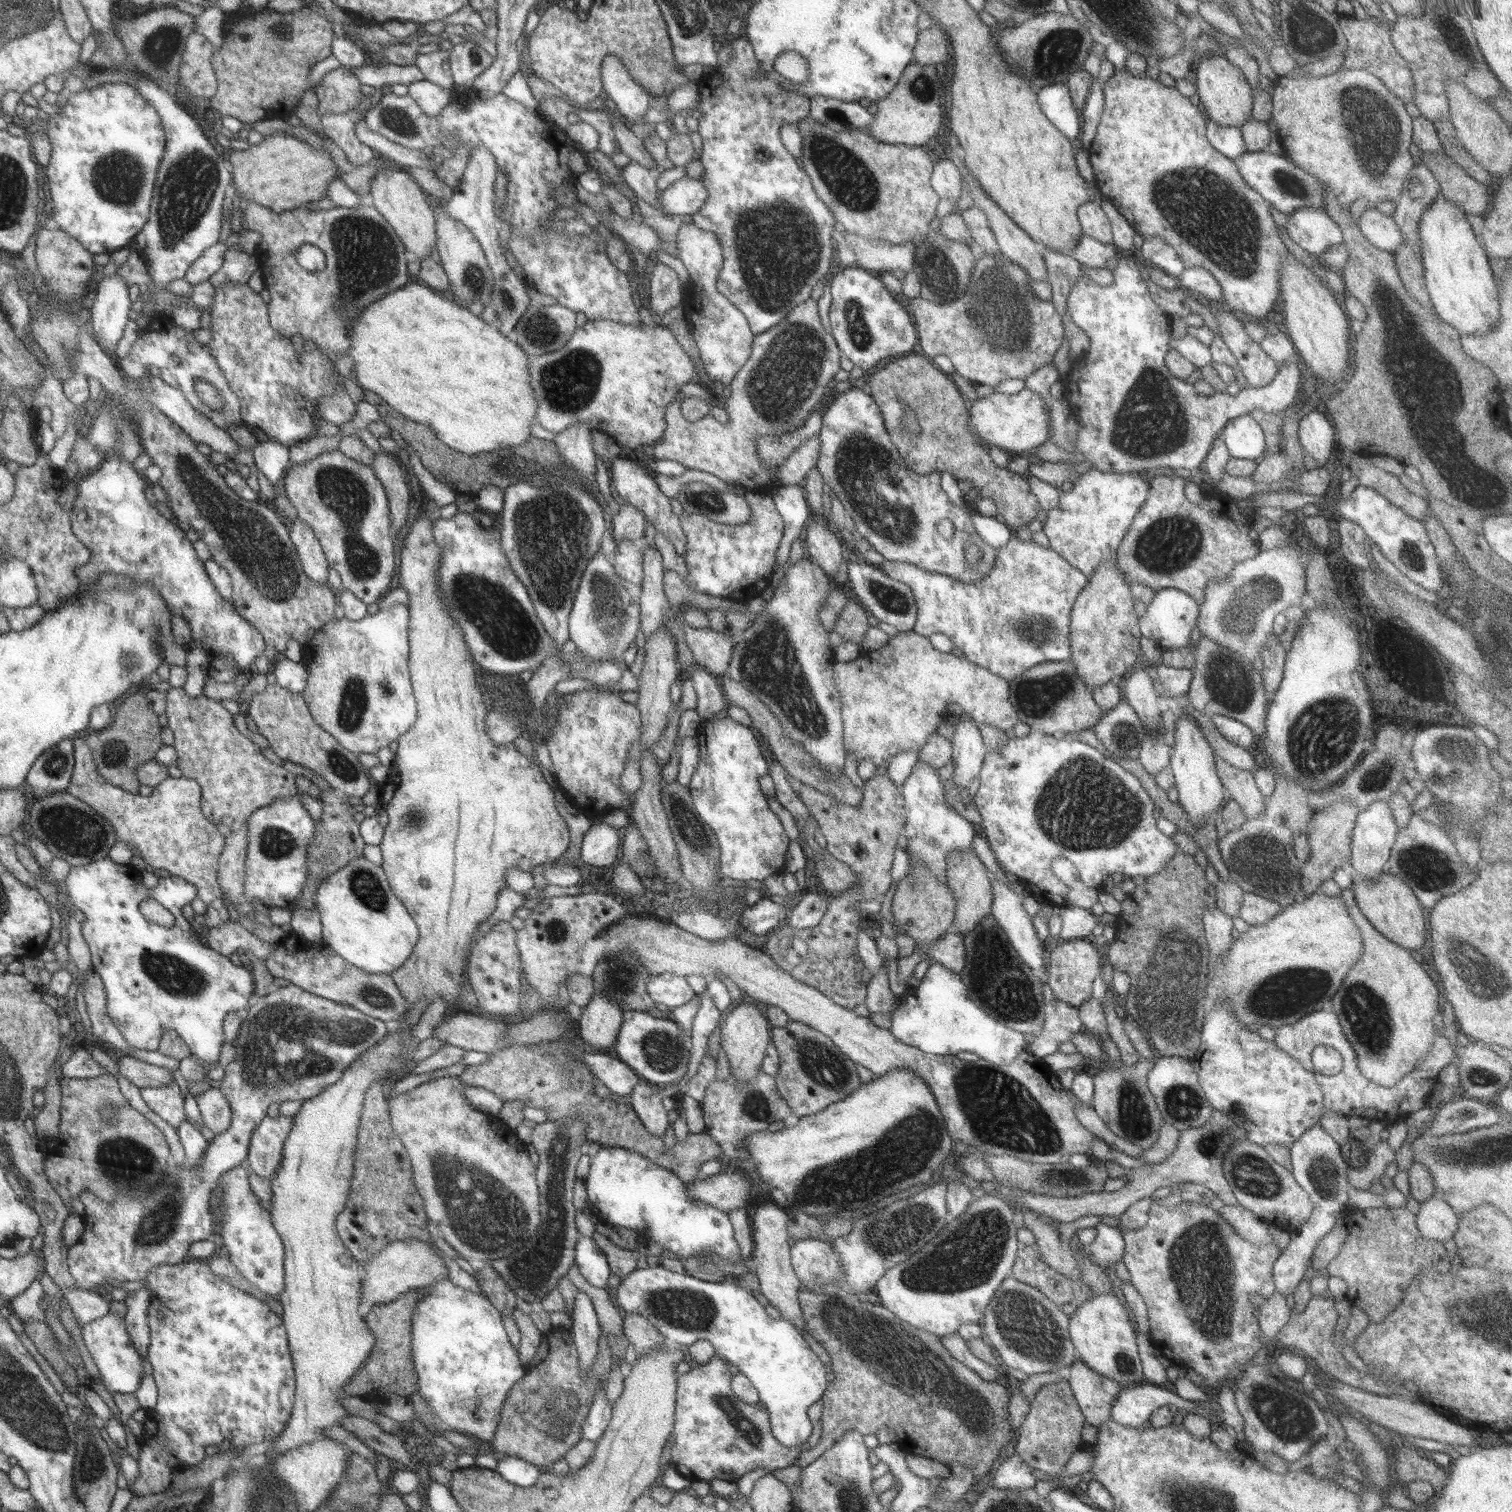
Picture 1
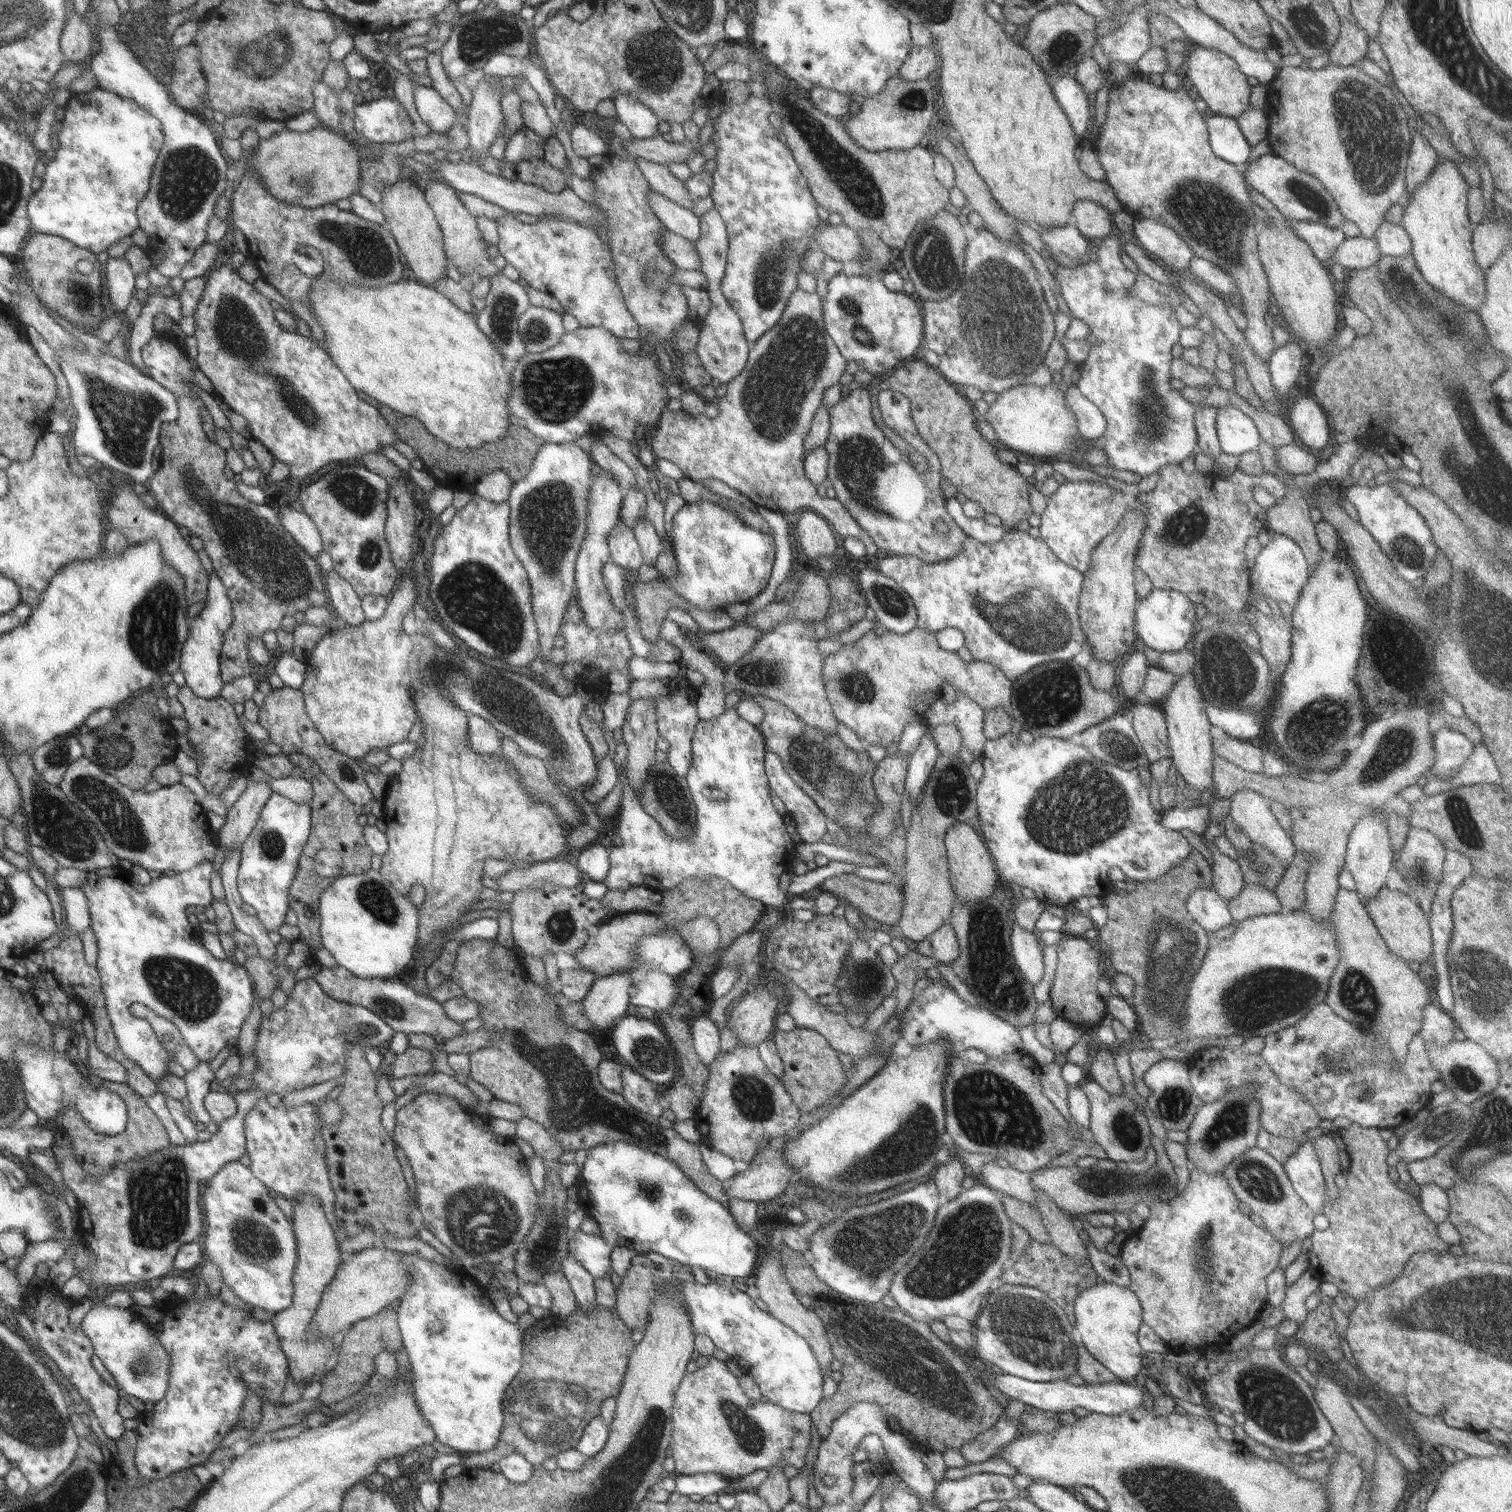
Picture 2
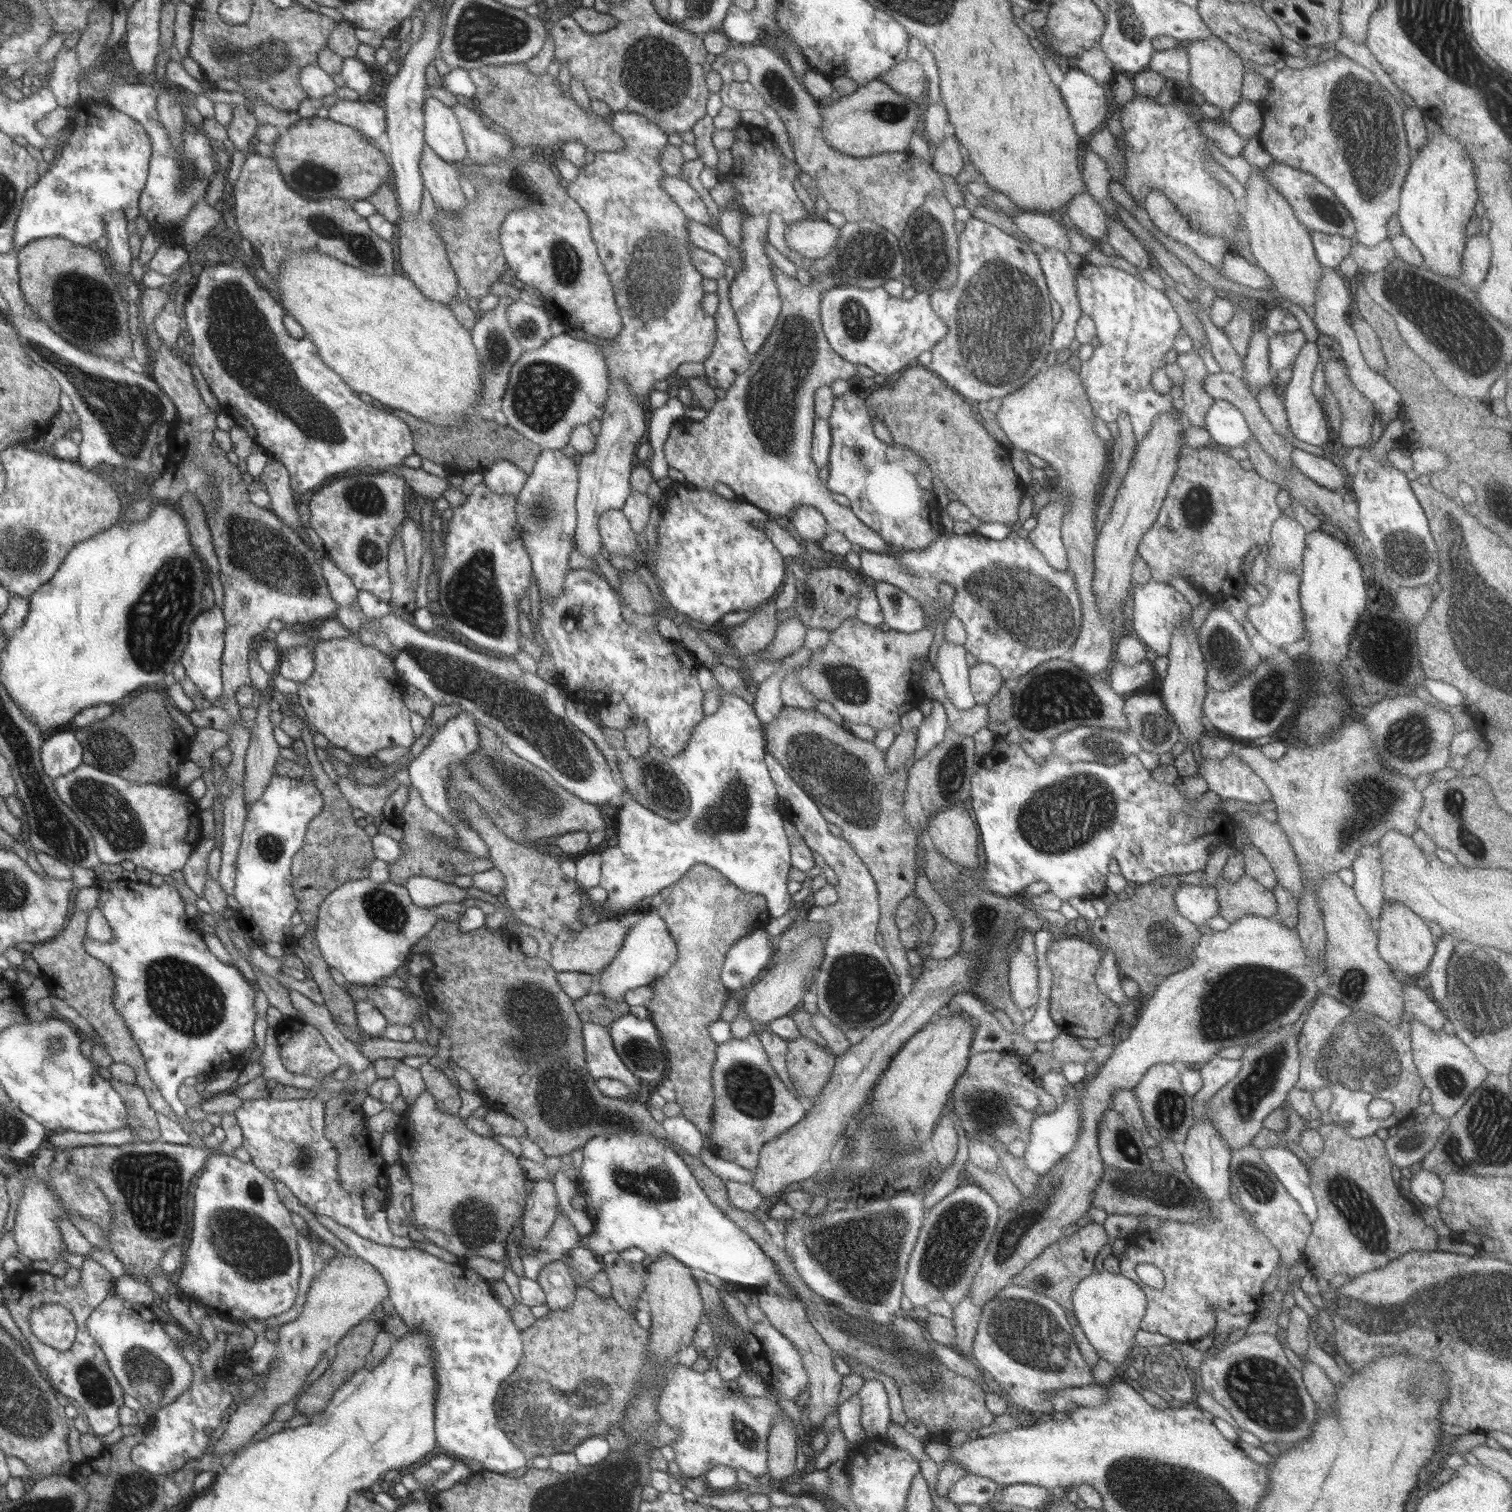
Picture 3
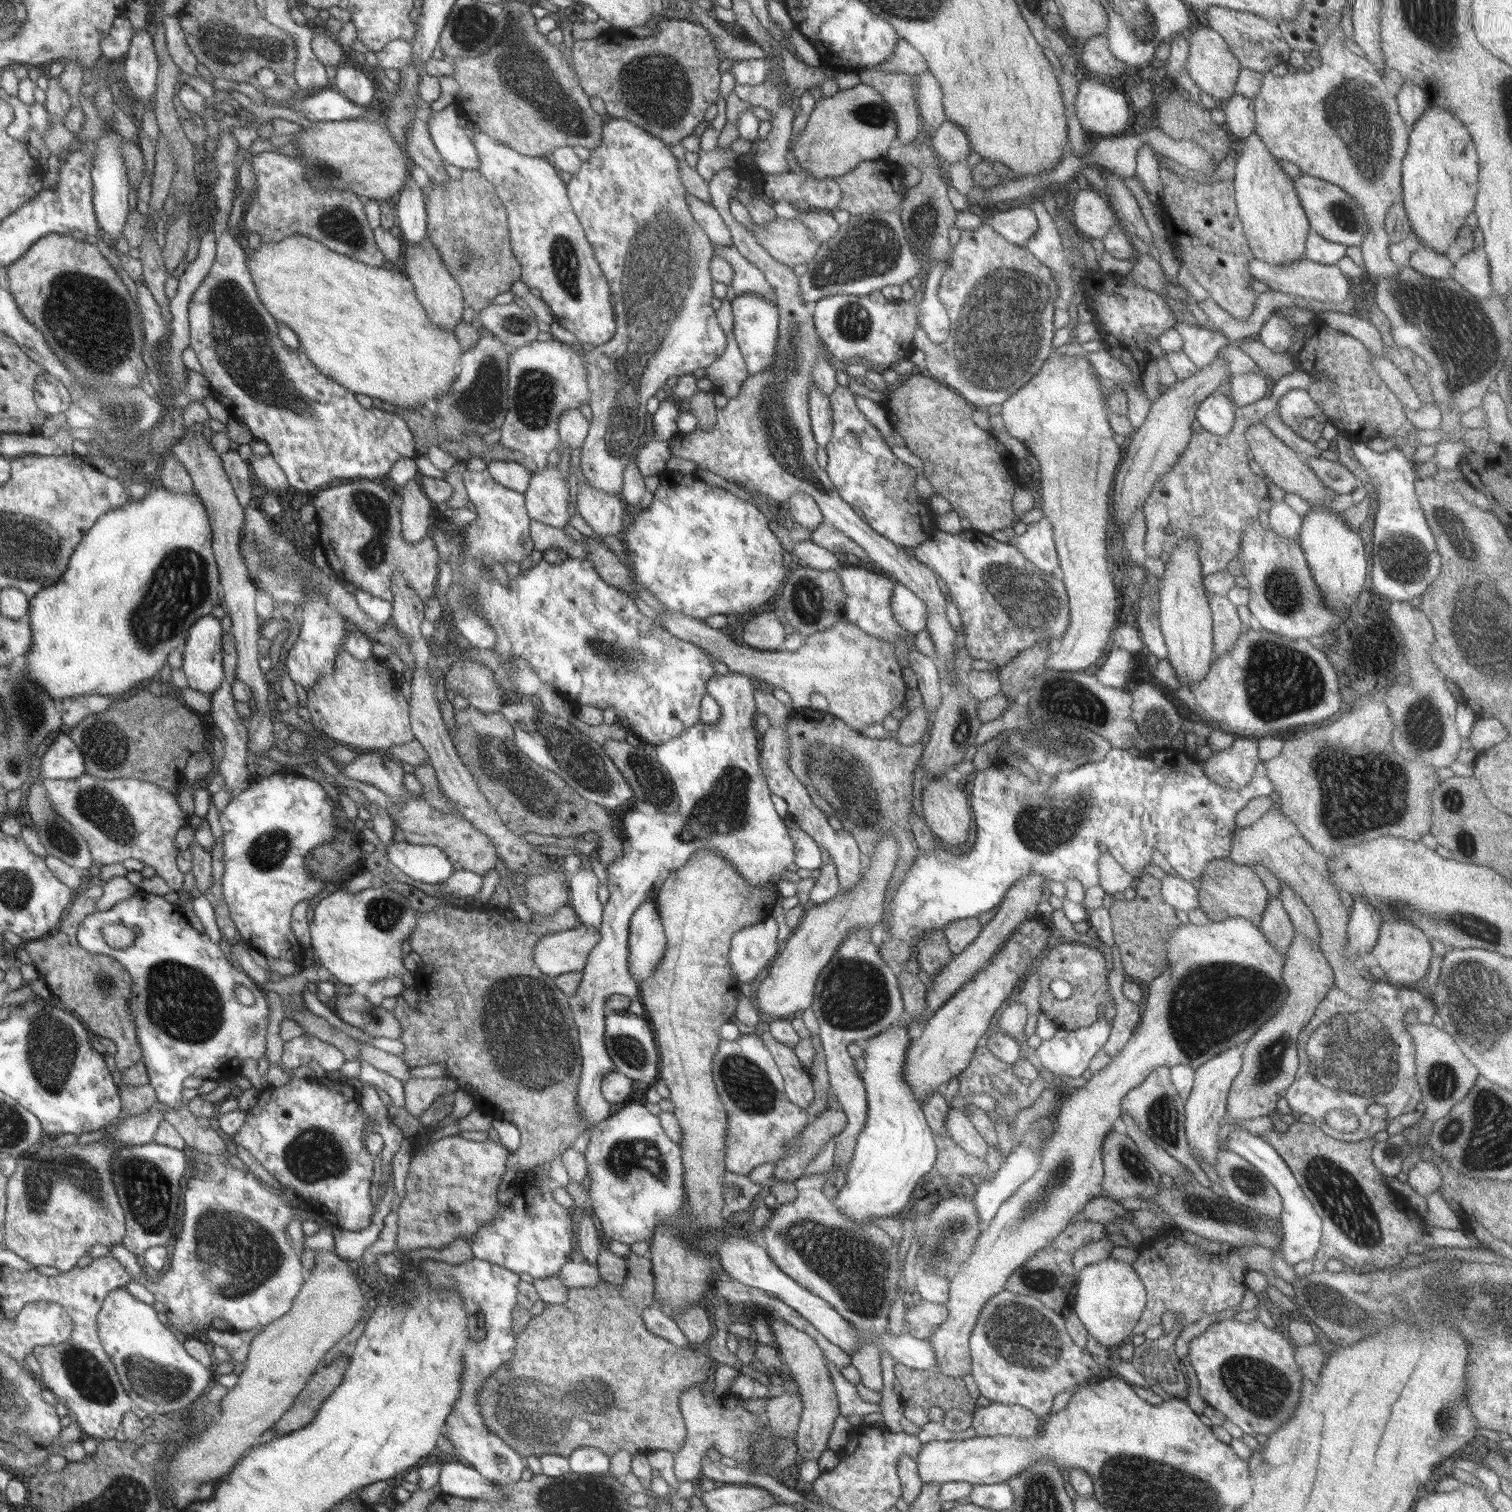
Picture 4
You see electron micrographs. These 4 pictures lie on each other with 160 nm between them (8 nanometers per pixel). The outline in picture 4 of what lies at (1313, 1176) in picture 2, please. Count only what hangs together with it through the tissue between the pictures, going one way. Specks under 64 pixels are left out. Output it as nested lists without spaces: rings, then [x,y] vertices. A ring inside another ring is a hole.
[[[1243,1126],[1230,1129],[1227,1141],[1222,1148],[1239,1154],[1243,1159],[1251,1162],[1276,1188],[1282,1197],[1282,1230],[1283,1242],[1280,1246],[1280,1256],[1291,1265],[1303,1260],[1314,1259],[1316,1251],[1319,1249],[1321,1230],[1323,1227],[1322,1219],[1316,1212],[1313,1204],[1306,1198],[1298,1179],[1294,1176],[1292,1169],[1286,1161],[1279,1155],[1279,1152],[1269,1142],[1262,1137],[1253,1136],[1248,1131],[1244,1131]]]

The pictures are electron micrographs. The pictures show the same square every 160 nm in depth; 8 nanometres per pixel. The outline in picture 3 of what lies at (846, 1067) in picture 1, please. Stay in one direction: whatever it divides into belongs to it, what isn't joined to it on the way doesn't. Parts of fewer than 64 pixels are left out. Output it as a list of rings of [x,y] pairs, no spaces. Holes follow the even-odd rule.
[[[808,1037],[787,1041],[787,1071],[797,1097],[814,1100],[830,1081],[836,1056]]]

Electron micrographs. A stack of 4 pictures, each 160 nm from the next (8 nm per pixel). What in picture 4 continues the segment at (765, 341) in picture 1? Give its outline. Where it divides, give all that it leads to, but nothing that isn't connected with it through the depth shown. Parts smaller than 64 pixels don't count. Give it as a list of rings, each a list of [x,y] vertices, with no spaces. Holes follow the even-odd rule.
[[[722,168],[716,171],[709,182],[708,191],[710,191],[711,205],[717,208],[721,214],[723,221],[730,229],[730,236],[733,245],[738,249],[742,256],[745,256],[749,261],[754,263],[765,276],[768,284],[772,286],[775,292],[775,304],[779,307],[779,353],[776,355],[774,364],[762,372],[749,375],[748,380],[744,382],[742,390],[738,396],[730,398],[728,404],[723,408],[719,408],[717,412],[717,423],[709,429],[694,429],[692,432],[680,435],[677,434],[674,438],[669,440],[669,449],[672,457],[682,458],[684,460],[693,462],[698,465],[697,469],[712,472],[722,478],[726,478],[728,482],[735,482],[739,486],[746,486],[746,490],[750,490],[752,494],[756,494],[764,498],[775,509],[783,508],[789,499],[795,495],[796,492],[805,492],[806,495],[811,496],[816,504],[819,506],[825,522],[832,524],[840,532],[843,532],[849,539],[852,539],[858,546],[861,546],[867,552],[872,562],[882,568],[883,572],[888,577],[891,577],[896,583],[903,584],[909,588],[920,600],[924,600],[926,607],[928,607],[927,625],[926,630],[930,634],[930,638],[934,643],[937,668],[947,670],[949,664],[955,660],[955,642],[957,632],[954,630],[952,623],[948,620],[946,612],[946,600],[948,597],[943,592],[940,582],[925,564],[918,562],[916,556],[910,556],[904,551],[903,547],[895,545],[891,540],[884,538],[879,532],[876,532],[865,520],[852,509],[852,507],[838,494],[838,491],[833,487],[832,481],[829,479],[827,472],[820,468],[817,462],[817,442],[815,441],[812,429],[811,418],[809,415],[808,395],[810,395],[810,385],[813,383],[813,376],[811,372],[814,365],[819,360],[824,359],[833,364],[836,370],[840,367],[843,368],[849,375],[853,376],[866,376],[868,368],[866,364],[861,361],[855,361],[848,366],[840,366],[837,361],[830,355],[827,348],[821,343],[820,338],[814,328],[814,320],[812,314],[806,307],[807,303],[801,295],[801,286],[799,277],[789,267],[778,259],[773,257],[771,253],[765,249],[754,234],[749,231],[743,224],[740,224],[733,214],[730,213],[730,192],[736,187],[742,186],[744,181],[739,178],[734,168]]]

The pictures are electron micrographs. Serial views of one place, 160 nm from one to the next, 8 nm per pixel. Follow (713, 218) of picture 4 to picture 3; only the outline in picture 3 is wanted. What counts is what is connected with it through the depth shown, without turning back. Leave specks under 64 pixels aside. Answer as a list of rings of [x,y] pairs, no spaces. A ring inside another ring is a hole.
[[[664,175],[663,179],[659,180],[662,184],[664,192],[680,205],[680,208],[686,213],[688,219],[701,222],[714,229],[718,228],[718,220],[713,220],[709,214],[705,202],[700,198],[700,195],[680,177]]]

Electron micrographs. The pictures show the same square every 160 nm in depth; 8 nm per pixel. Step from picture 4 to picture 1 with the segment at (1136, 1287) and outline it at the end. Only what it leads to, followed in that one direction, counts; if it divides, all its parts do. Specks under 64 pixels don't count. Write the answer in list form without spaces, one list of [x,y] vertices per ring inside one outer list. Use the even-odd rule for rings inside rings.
[[[1116,1294],[1096,1295],[1086,1300],[1069,1318],[1069,1336],[1076,1348],[1077,1359],[1125,1388],[1134,1388],[1144,1382],[1143,1365],[1136,1343],[1137,1325],[1130,1309],[1122,1305]]]

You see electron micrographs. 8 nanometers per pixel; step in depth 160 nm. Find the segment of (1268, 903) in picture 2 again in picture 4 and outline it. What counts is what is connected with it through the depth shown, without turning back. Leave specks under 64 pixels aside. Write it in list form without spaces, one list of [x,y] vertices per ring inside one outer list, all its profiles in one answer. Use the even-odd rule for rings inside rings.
[[[1229,856],[1210,861],[1204,868],[1198,889],[1199,907],[1207,914],[1210,920],[1222,920],[1242,917],[1259,926],[1263,912],[1266,910],[1270,894],[1264,887],[1261,879],[1254,873],[1251,866],[1240,866],[1232,863]]]

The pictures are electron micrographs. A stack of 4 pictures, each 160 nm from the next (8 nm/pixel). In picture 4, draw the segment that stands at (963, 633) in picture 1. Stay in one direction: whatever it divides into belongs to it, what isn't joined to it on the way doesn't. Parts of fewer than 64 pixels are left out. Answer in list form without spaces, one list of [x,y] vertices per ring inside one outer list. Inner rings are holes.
[[[823,522],[820,526],[817,526],[812,531],[811,541],[830,552],[843,553],[844,555],[854,554],[862,562],[866,562],[870,566],[873,565],[867,552],[852,539],[849,539],[843,532],[840,532],[836,527],[832,526],[832,524]],[[935,528],[933,530],[933,534],[928,537],[928,540],[925,540],[914,549],[918,562],[925,564],[925,566],[930,568],[930,570],[934,571],[936,576],[939,576],[939,578],[945,582],[950,594],[948,597],[961,613],[963,632],[965,632],[965,648],[967,648],[973,658],[985,660],[986,662],[990,662],[992,666],[996,666],[1001,669],[1011,662],[1012,659],[1016,658],[1023,650],[1027,650],[1027,648],[1035,646],[1035,644],[1037,644],[1037,640],[1044,638],[1059,639],[1065,634],[1066,629],[1069,627],[1069,620],[1071,619],[1070,606],[1068,602],[1069,596],[1063,580],[1061,578],[1057,579],[1053,574],[1038,568],[1031,560],[1028,560],[1028,558],[1026,558],[1026,556],[1024,556],[1018,548],[1012,546],[1010,543],[1000,542],[992,535],[984,534],[982,531],[977,531],[972,528],[963,530],[958,534],[946,533],[939,528]]]

